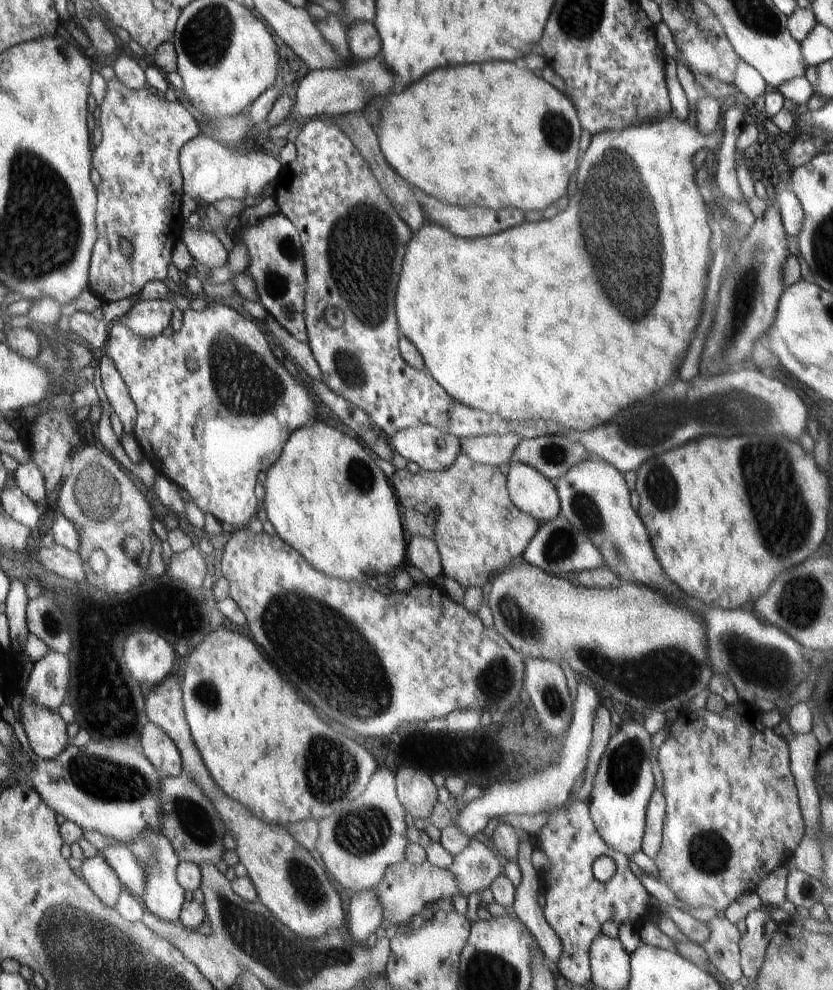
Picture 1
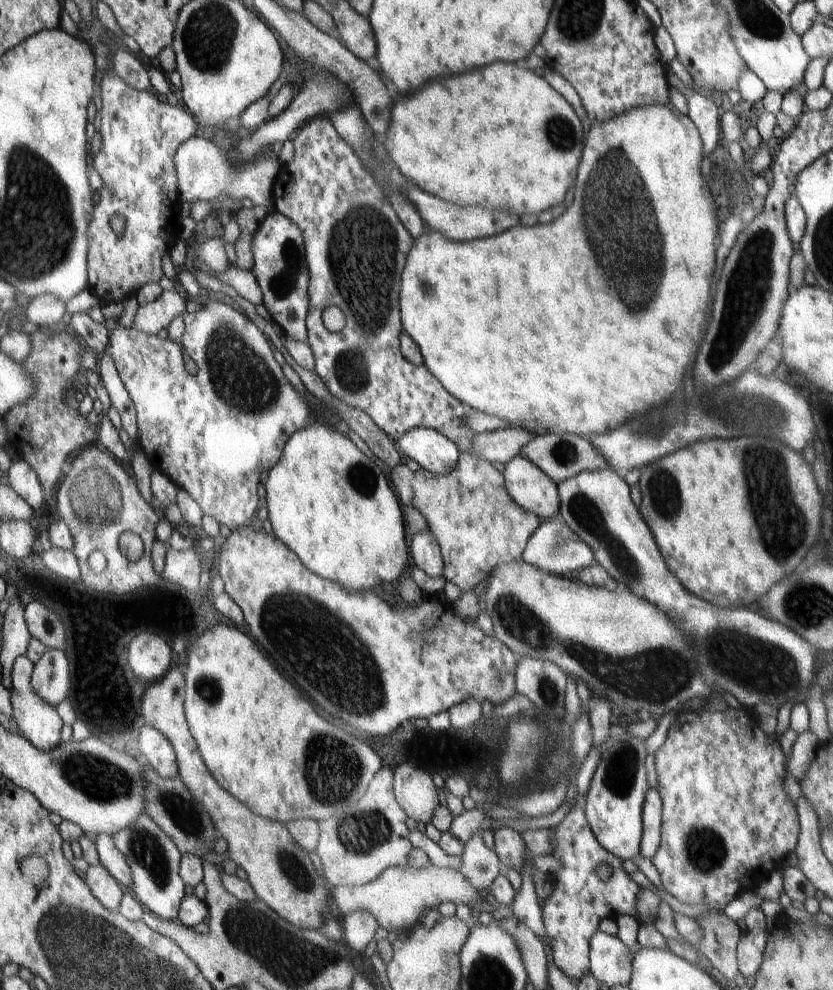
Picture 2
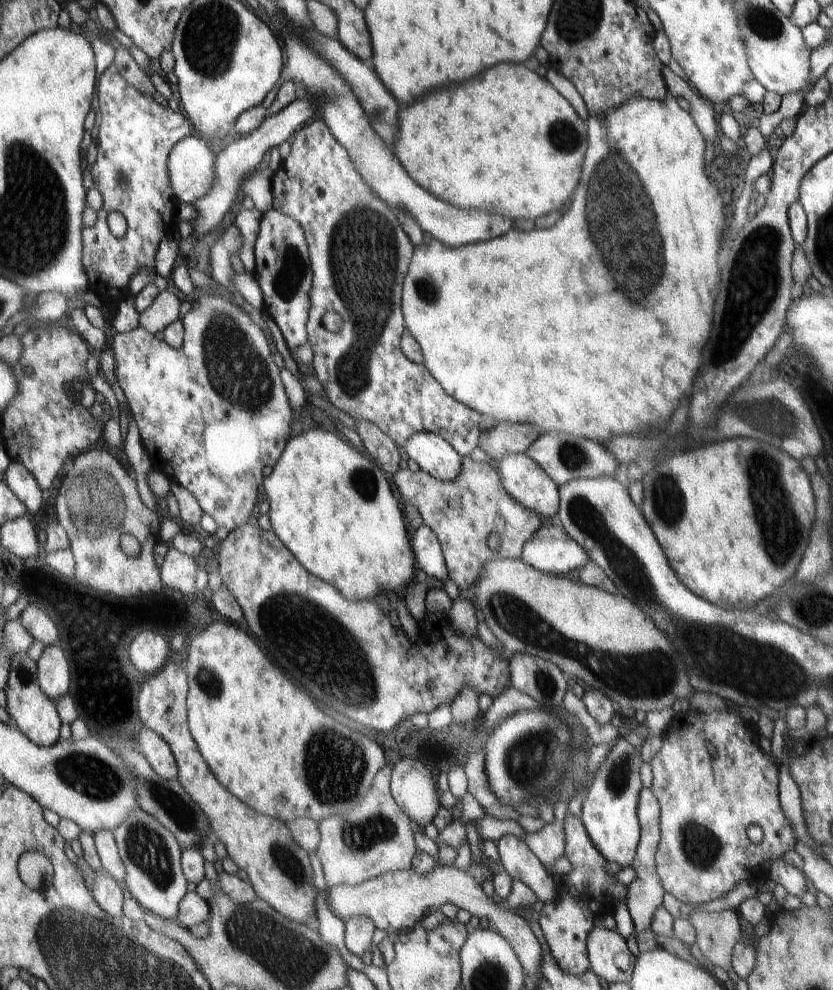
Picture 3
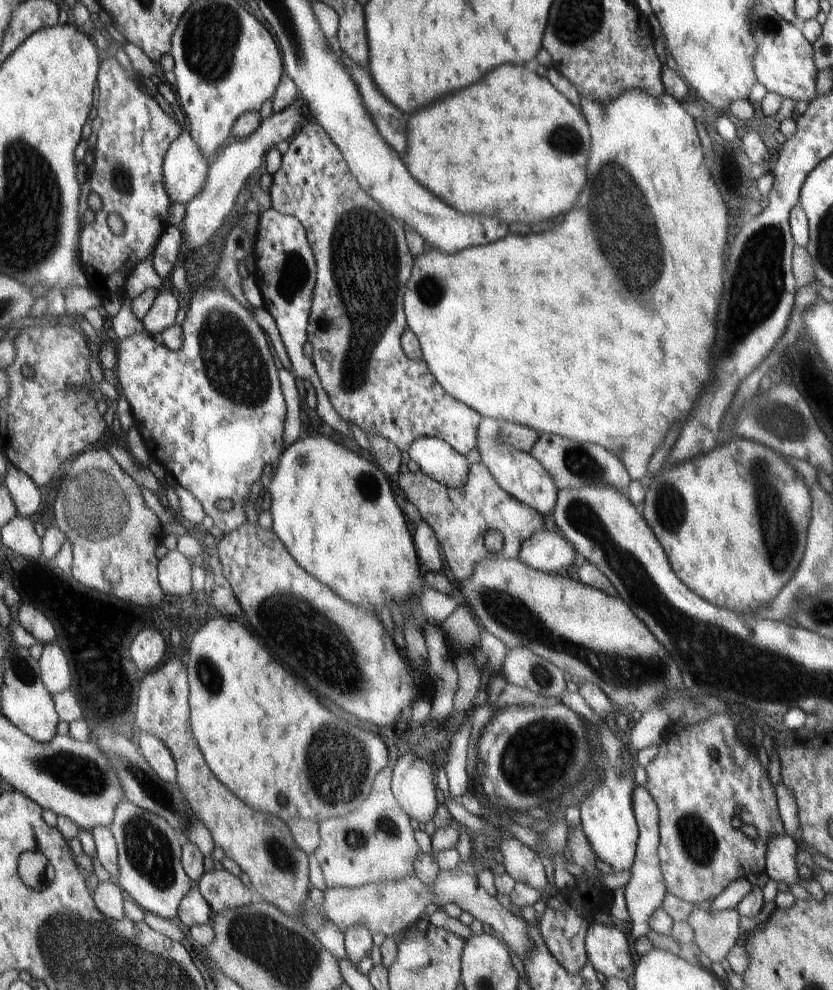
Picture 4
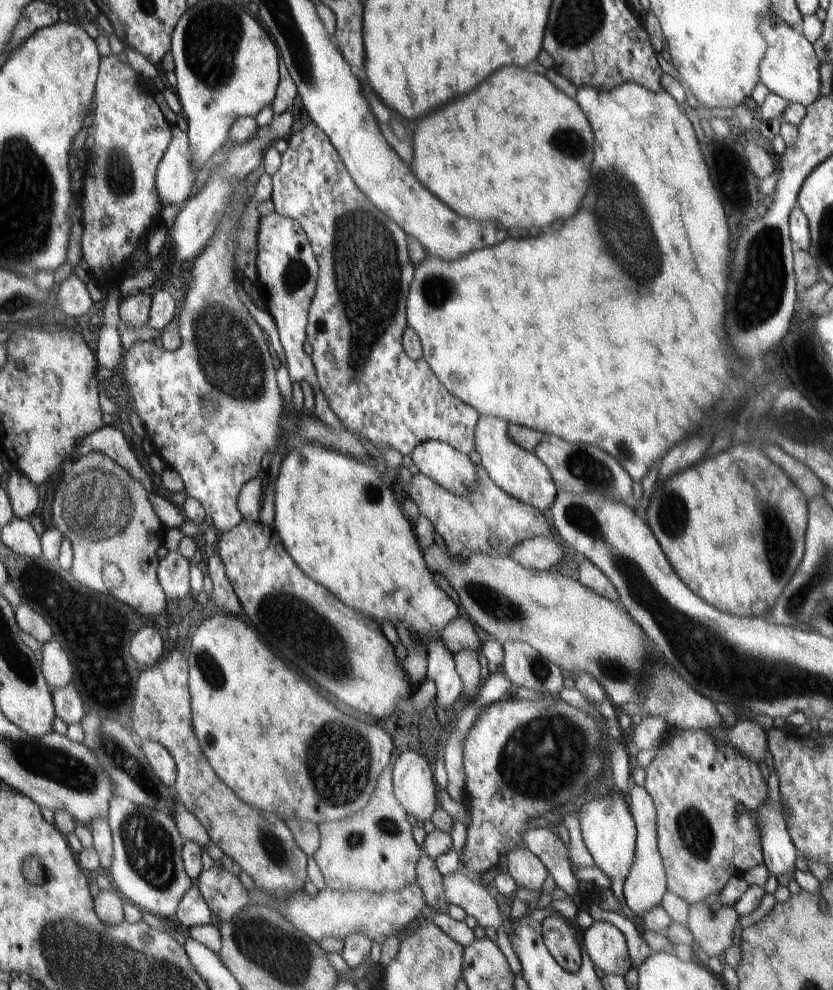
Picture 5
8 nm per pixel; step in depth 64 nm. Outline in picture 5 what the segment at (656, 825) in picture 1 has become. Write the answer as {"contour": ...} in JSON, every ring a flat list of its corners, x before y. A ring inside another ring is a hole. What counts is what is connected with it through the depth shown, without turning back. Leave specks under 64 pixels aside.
{"contour":[[631,783,628,794,630,795,630,814,636,825,637,841,635,846,635,859,626,882,623,886,624,902,635,915,637,924,642,930,640,919,646,912,660,905,663,896,667,893,665,870,660,856,656,838,657,814,654,803,644,787]]}

